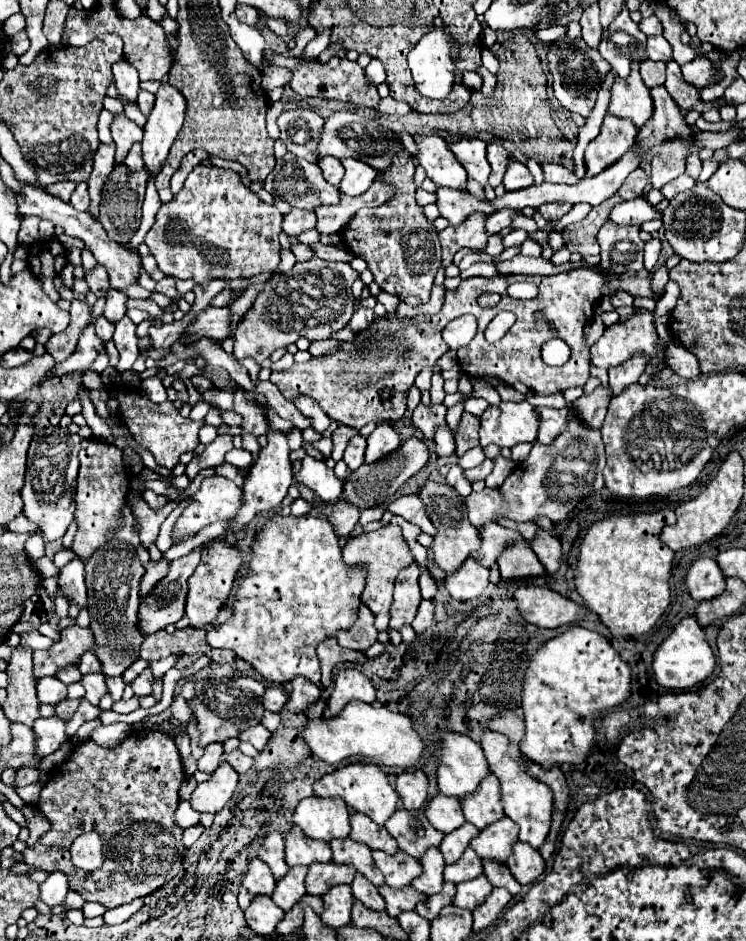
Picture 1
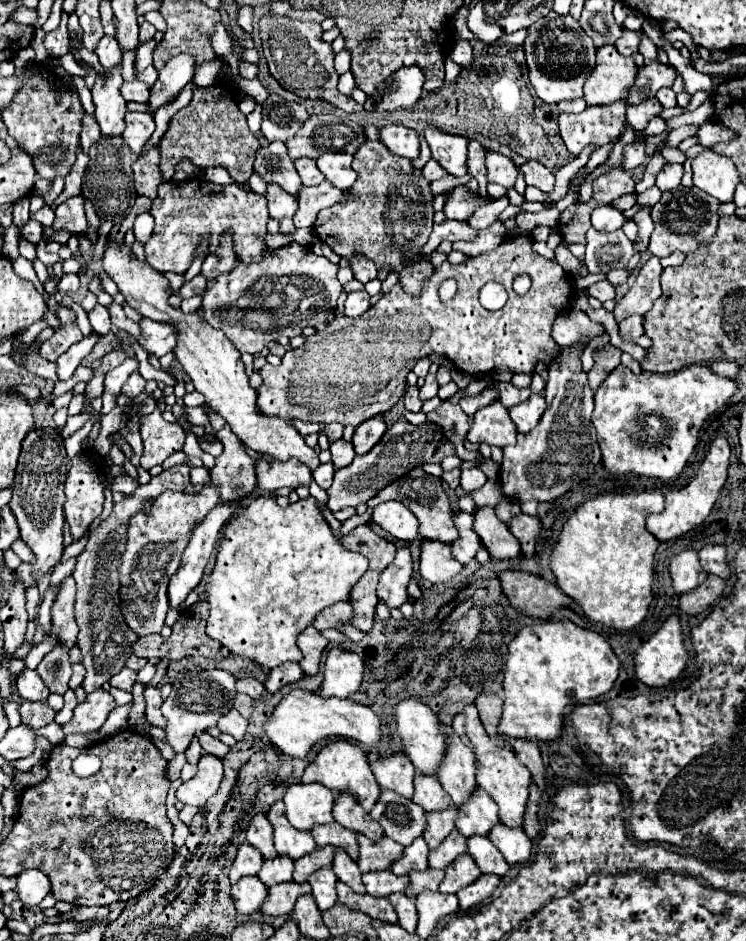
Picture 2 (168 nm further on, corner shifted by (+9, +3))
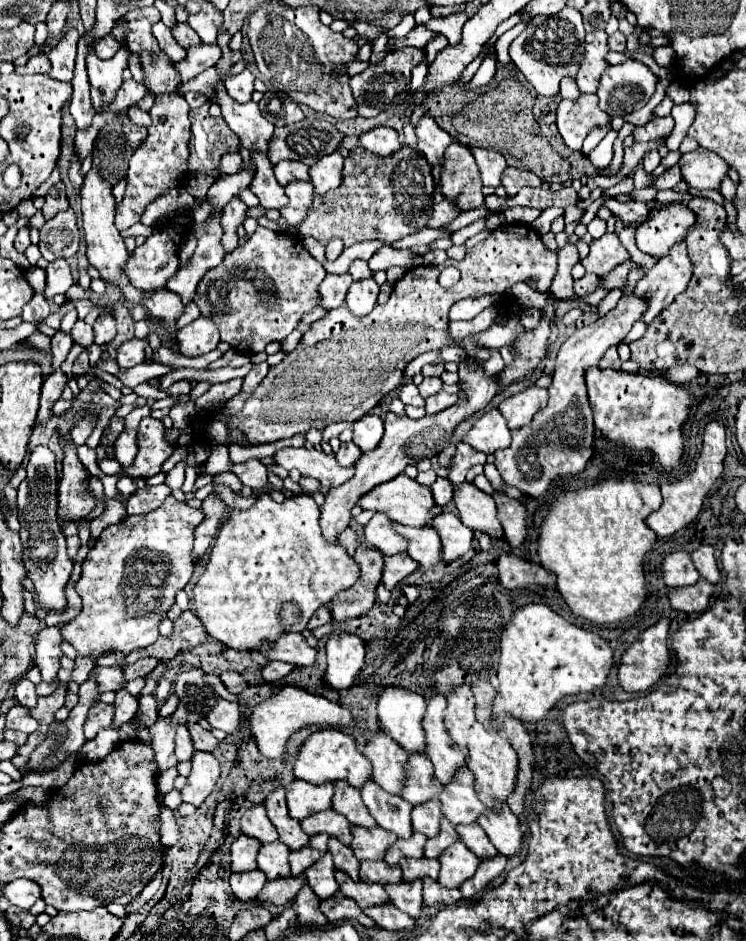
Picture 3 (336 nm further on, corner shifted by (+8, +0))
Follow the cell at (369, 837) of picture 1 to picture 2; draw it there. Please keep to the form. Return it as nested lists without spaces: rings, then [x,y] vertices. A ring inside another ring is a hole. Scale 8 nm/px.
[[[340,794],[340,798],[334,804],[334,820],[342,824],[344,828],[350,828],[352,832],[364,834],[368,840],[382,840],[384,832],[378,822],[370,818],[370,814],[350,796],[350,794]]]

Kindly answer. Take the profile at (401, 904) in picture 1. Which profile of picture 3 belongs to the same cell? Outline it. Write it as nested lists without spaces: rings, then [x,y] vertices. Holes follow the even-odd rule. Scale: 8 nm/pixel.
[[[363,861],[359,867],[359,877],[365,883],[379,883],[379,885],[403,881],[399,865],[391,867],[385,861]]]

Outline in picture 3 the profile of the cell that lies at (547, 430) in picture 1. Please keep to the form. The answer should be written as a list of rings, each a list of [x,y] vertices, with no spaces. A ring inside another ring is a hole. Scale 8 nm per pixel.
[[[527,387],[521,393],[515,393],[499,403],[499,411],[507,419],[509,429],[523,427],[531,423],[533,415],[547,405],[547,389],[541,387]]]

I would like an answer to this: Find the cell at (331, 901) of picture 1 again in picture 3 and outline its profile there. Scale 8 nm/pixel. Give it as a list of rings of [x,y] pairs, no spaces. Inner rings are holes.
[[[329,851],[317,863],[313,863],[305,871],[305,875],[307,875],[309,887],[317,893],[319,899],[329,899],[339,889],[335,881],[335,867],[333,867],[333,859]]]

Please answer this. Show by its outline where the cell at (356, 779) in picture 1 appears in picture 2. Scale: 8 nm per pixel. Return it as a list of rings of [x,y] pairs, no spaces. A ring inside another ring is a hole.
[[[338,740],[338,742],[330,742],[328,746],[324,746],[316,760],[304,770],[304,776],[302,776],[302,782],[304,784],[312,784],[312,782],[318,782],[318,784],[324,784],[326,788],[330,788],[332,792],[348,792],[352,794],[366,812],[370,812],[374,808],[374,804],[378,802],[378,796],[380,796],[380,788],[378,788],[378,782],[370,770],[370,764],[368,764],[368,758],[366,754],[350,744],[350,742],[344,742],[344,740]]]

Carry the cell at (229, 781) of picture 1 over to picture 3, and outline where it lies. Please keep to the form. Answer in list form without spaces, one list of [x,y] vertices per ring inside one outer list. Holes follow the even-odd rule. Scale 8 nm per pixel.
[[[195,751],[191,757],[191,773],[187,777],[185,787],[181,789],[183,803],[199,807],[213,791],[217,779],[219,779],[219,761],[213,757],[213,753]]]

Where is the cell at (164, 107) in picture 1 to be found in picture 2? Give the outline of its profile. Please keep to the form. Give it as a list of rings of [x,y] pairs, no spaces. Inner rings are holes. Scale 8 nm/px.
[[[190,54],[174,56],[158,72],[158,80],[150,88],[150,100],[148,100],[150,114],[156,114],[158,108],[174,102],[180,90],[192,80],[192,76],[194,76],[194,58]]]

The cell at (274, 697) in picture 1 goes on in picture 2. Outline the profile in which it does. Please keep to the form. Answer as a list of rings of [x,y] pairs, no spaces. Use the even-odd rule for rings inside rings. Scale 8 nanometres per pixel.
[[[242,678],[236,682],[236,692],[242,692],[242,694],[248,694],[252,696],[254,700],[258,700],[262,694],[264,694],[264,684],[260,684],[256,678]]]

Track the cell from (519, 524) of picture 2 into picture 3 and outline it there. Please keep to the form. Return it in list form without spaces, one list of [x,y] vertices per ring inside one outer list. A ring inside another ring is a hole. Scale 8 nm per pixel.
[[[493,493],[493,499],[497,503],[497,517],[501,521],[501,527],[503,527],[503,533],[505,533],[505,539],[509,541],[511,547],[519,547],[523,545],[525,541],[525,507],[505,495],[505,493]]]

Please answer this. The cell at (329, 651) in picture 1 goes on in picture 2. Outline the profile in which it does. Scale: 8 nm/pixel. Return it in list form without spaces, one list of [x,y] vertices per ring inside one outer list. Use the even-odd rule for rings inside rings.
[[[308,626],[298,636],[298,648],[304,654],[304,658],[300,660],[300,666],[302,666],[304,674],[306,676],[316,676],[318,674],[318,662],[322,658],[322,652],[328,648],[328,640],[314,626]]]

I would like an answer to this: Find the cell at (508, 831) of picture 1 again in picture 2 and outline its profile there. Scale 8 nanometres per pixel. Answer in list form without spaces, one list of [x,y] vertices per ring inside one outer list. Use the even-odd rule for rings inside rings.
[[[478,788],[478,792],[474,792],[474,796],[462,808],[458,808],[456,828],[458,832],[462,832],[462,836],[470,838],[488,836],[494,824],[500,824],[498,806],[482,788]]]

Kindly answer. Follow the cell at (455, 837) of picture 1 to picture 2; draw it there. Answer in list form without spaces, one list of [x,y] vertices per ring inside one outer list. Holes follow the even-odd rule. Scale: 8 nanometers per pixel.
[[[448,808],[442,812],[428,812],[426,818],[428,818],[428,826],[424,830],[424,840],[434,850],[456,828],[458,812],[456,808]]]

